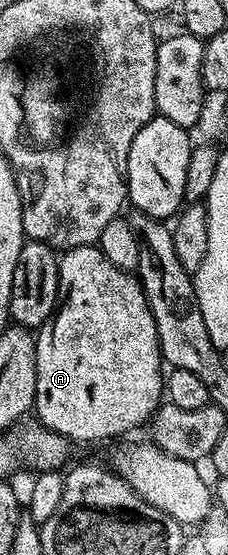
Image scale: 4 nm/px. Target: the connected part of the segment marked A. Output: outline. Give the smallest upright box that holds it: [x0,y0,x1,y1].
[34,244,165,441]

